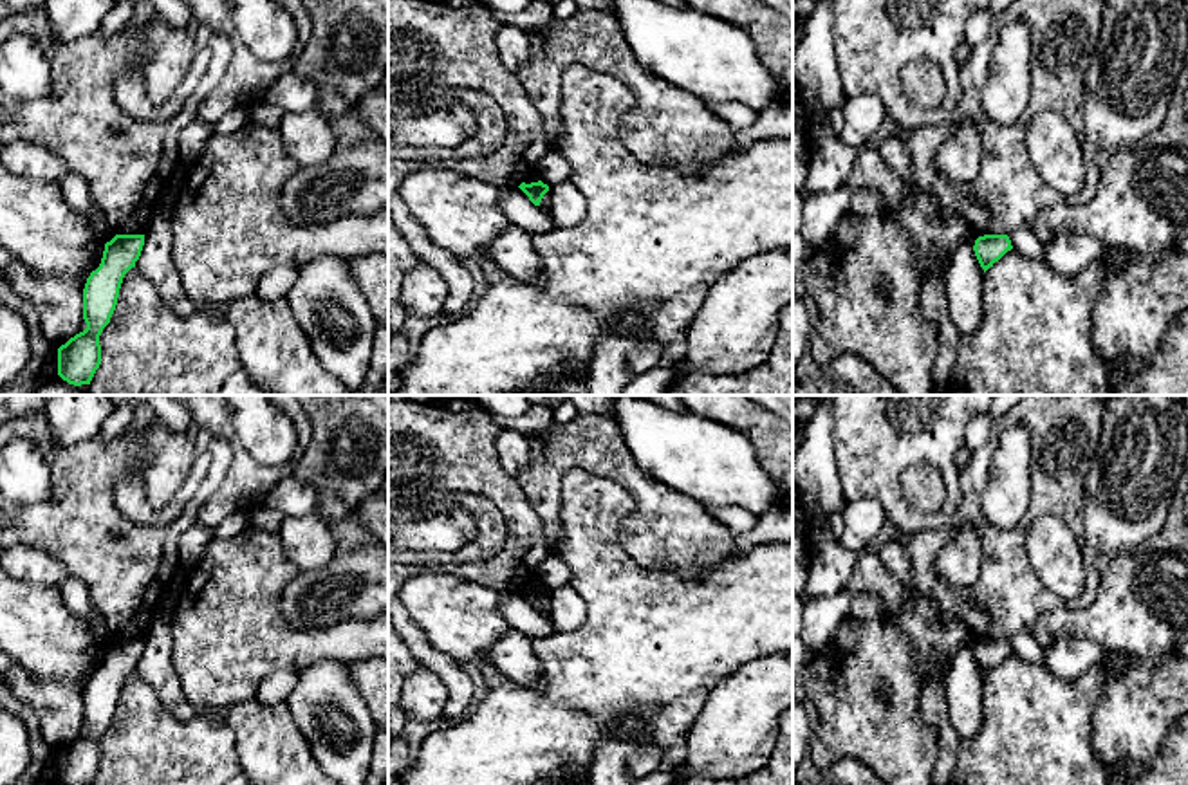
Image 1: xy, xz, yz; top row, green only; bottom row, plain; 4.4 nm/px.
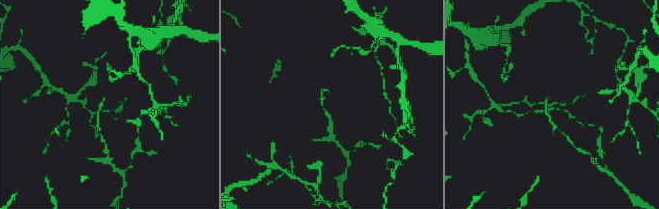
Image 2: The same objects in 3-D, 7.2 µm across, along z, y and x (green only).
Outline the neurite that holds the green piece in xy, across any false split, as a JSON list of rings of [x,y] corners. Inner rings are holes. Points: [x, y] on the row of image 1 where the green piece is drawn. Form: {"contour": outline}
{"contour": [[[116,235],[105,244],[101,263],[83,289],[87,328],[58,348],[58,375],[69,384],[90,384],[101,365],[99,336],[116,310],[125,274],[135,267],[144,235]]]}

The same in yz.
{"contour": [[[984,235],[979,236],[973,245],[975,256],[984,272],[1011,249],[1013,245],[1007,235]]]}

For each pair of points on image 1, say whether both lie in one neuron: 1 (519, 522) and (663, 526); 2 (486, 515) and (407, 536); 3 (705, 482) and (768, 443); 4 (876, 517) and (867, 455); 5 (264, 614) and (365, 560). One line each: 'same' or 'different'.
1: different
2: different
3: different
4: different
5: different

